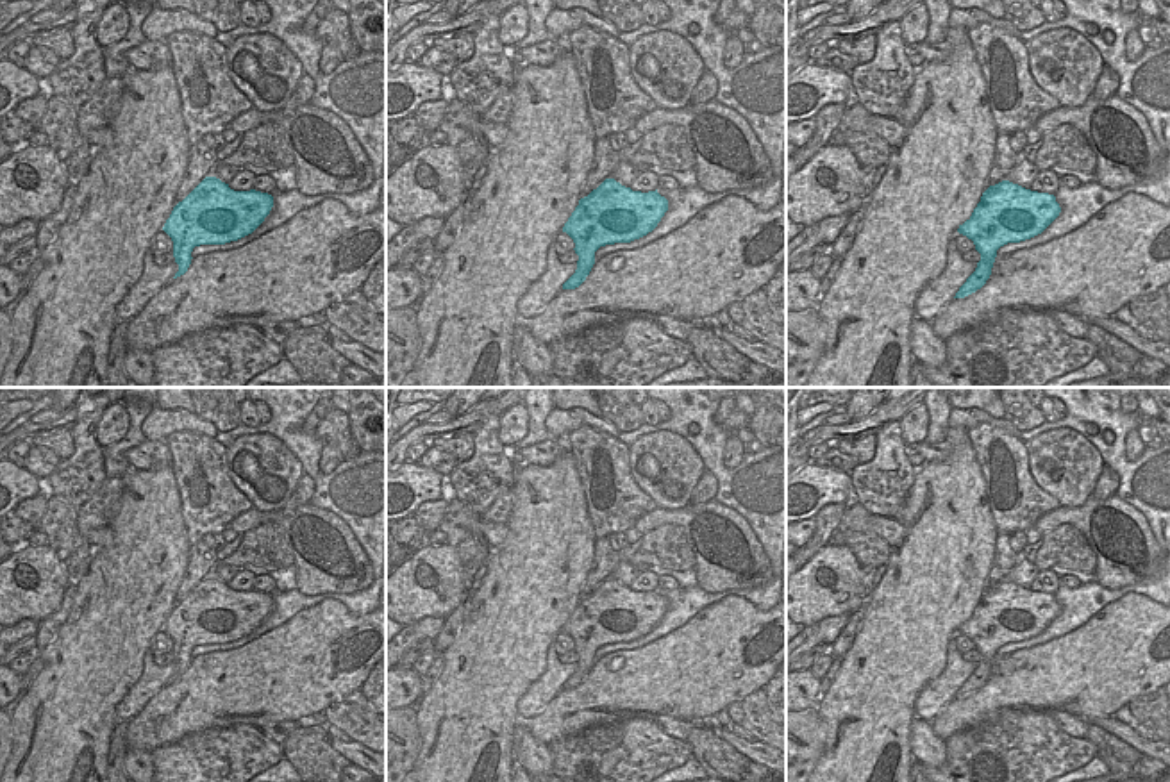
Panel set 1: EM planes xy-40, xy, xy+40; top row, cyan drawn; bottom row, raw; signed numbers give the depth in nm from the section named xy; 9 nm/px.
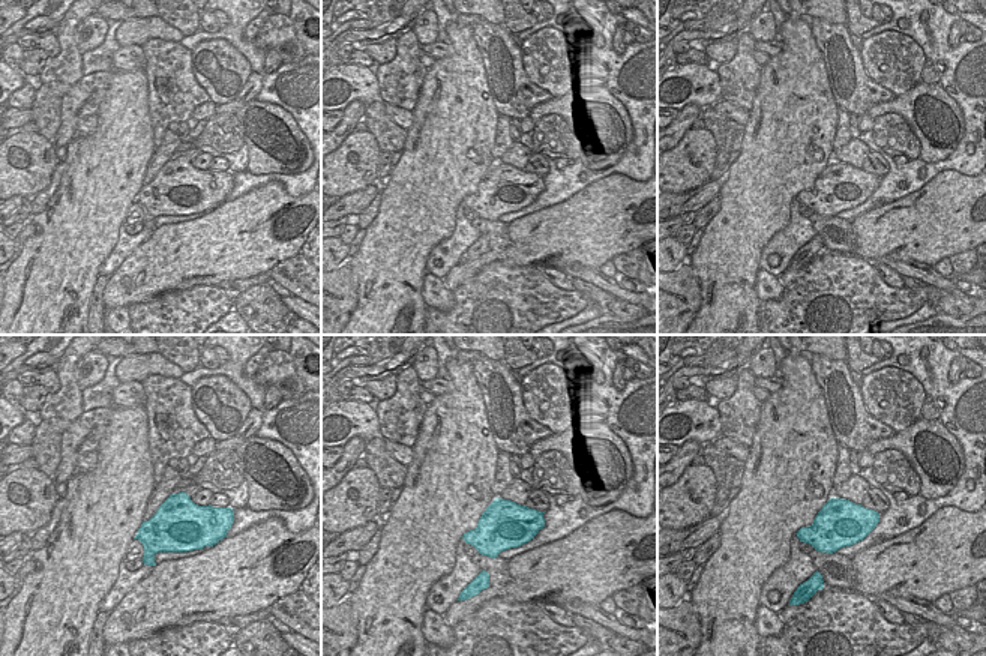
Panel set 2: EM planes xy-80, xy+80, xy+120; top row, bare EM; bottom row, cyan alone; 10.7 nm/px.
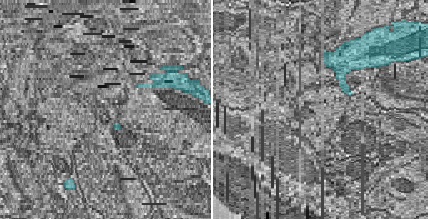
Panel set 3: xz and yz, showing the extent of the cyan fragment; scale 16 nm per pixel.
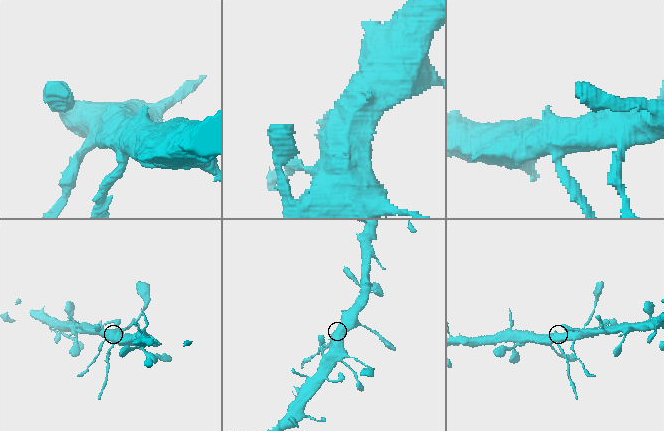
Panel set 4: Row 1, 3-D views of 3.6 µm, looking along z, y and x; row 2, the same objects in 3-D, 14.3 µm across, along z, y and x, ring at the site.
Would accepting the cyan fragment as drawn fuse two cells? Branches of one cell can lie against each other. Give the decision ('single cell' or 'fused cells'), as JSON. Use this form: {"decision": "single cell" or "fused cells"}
{"decision": "fused cells"}

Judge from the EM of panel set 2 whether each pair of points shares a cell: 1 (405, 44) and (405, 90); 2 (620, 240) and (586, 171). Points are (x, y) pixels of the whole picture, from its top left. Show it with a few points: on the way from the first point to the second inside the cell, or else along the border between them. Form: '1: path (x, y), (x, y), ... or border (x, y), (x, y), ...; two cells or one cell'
1: path (405, 56), (405, 78); one cell
2: border (626, 174), (604, 171), (563, 201); two cells

